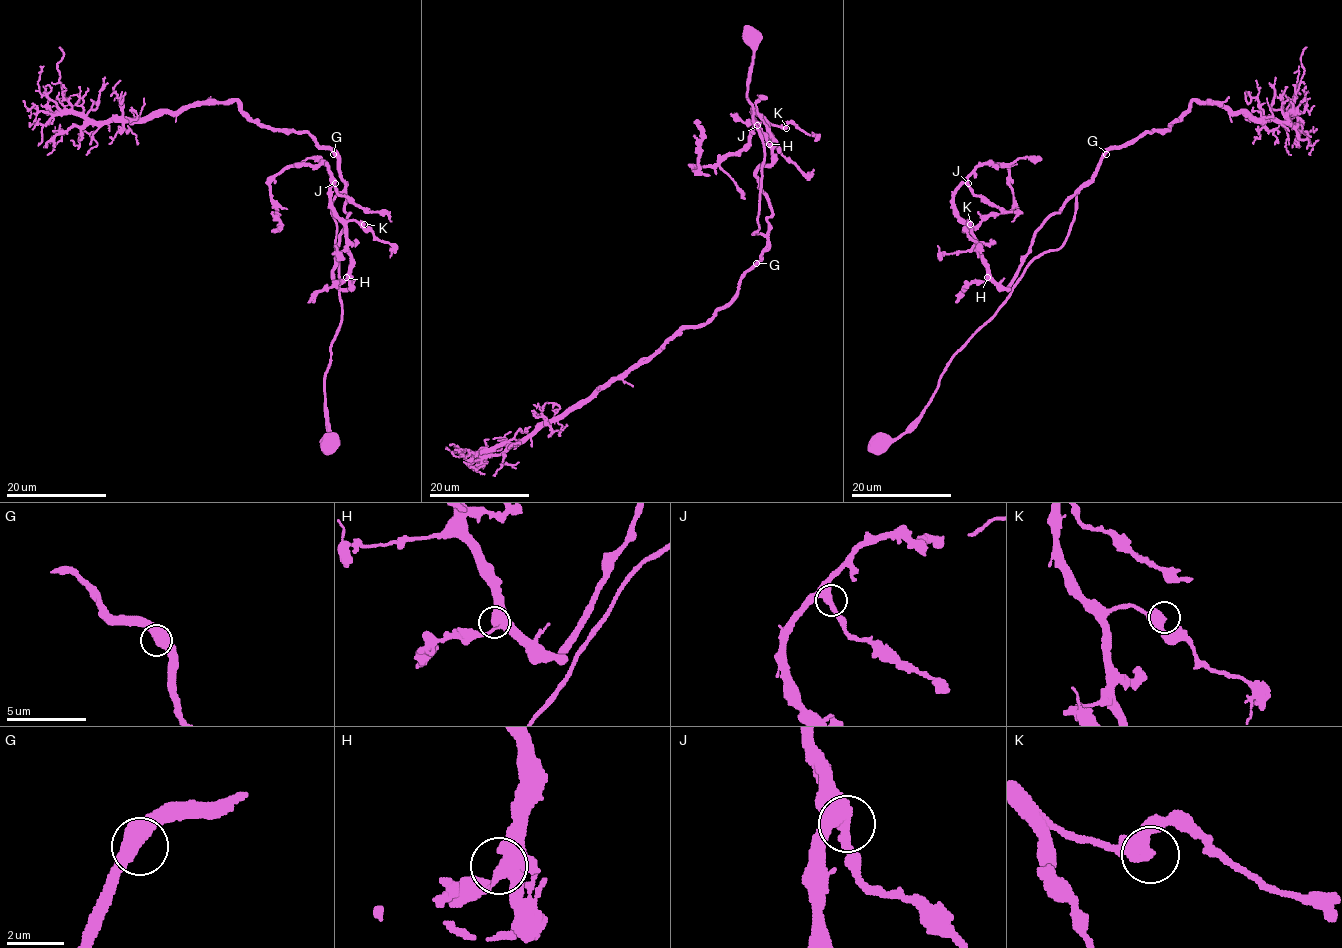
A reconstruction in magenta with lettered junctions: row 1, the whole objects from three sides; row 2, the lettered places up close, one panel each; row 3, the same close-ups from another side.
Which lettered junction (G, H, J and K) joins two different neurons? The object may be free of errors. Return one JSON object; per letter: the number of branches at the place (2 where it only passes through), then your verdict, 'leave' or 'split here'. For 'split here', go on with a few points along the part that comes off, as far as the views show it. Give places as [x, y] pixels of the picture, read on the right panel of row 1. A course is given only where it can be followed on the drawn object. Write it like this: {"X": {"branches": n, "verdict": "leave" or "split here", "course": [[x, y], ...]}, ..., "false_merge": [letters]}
{"G": {"branches": 2, "verdict": "leave"}, "H": {"branches": 2, "verdict": "leave"}, "J": {"branches": 2, "verdict": "leave"}, "K": {"branches": 2, "verdict": "leave"}, "false_merge": []}

